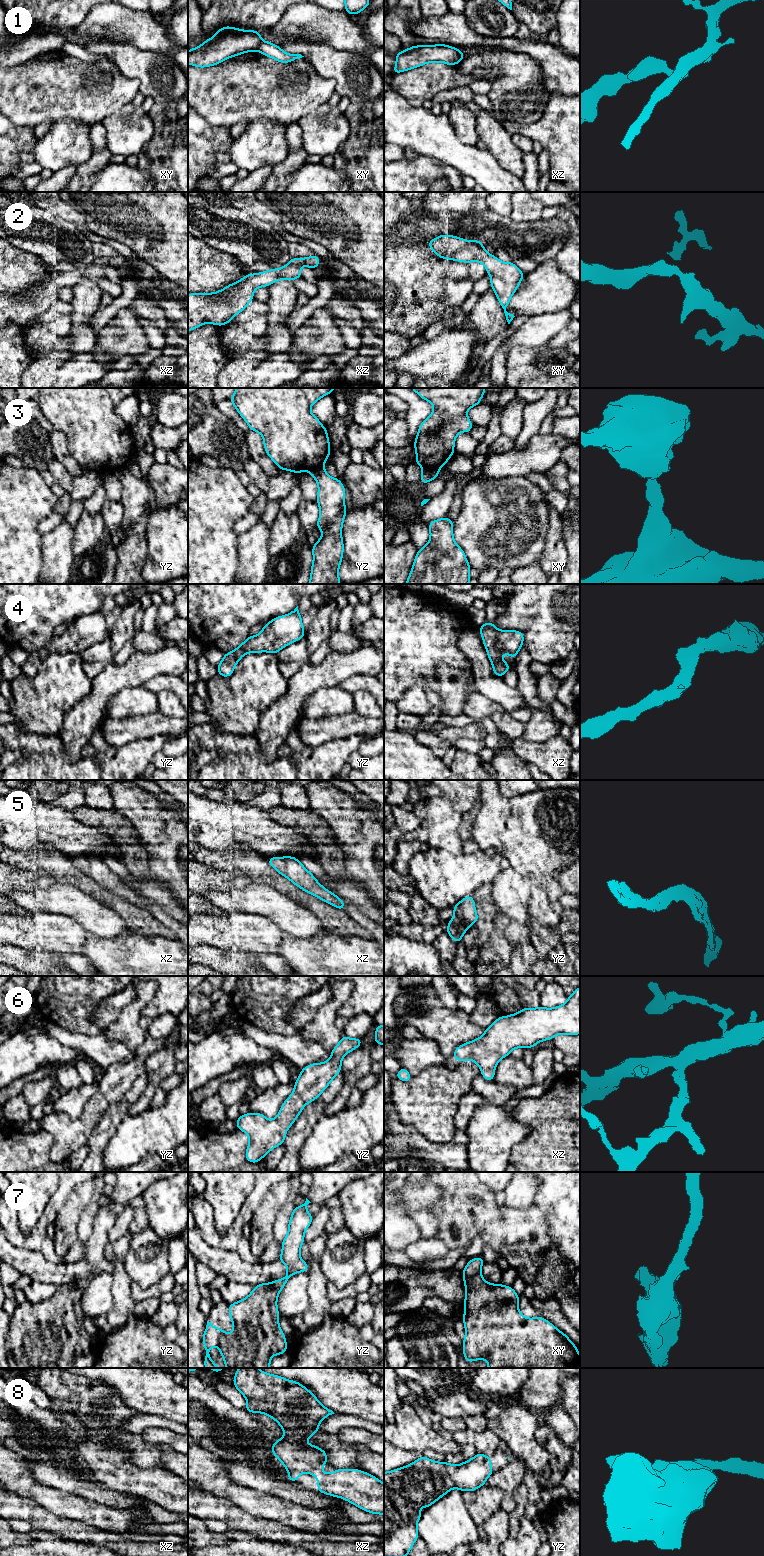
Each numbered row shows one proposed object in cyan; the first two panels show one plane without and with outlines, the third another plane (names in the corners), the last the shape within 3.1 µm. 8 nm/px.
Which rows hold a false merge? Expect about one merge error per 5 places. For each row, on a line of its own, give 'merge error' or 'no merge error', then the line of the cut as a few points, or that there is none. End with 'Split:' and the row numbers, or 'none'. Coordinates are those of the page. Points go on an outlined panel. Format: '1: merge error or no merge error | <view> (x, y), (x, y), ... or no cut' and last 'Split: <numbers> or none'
1: merge error | xy (262, 41), (257, 49)
2: no merge error | no cut
3: merge error | xy (423, 467), (436, 467), (438, 469)
4: no merge error | no cut
5: no merge error | no cut
6: no merge error | no cut
7: no merge error | no cut
8: no merge error | no cut
Split: 1, 3

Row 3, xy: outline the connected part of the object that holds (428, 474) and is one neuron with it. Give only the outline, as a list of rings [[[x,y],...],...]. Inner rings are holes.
[[[428,467],[423,468],[420,482],[423,485],[425,485],[427,482],[438,478],[438,475],[439,475],[439,469],[438,468],[428,468]]]

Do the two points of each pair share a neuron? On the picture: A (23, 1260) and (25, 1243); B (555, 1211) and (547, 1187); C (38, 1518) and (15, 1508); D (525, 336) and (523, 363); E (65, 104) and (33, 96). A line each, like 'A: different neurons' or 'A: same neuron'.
A: different neurons
B: same neuron
C: same neuron
D: different neurons
E: same neuron

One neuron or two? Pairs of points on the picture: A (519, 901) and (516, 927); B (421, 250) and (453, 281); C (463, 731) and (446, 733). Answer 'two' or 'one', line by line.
A: one
B: one
C: one

